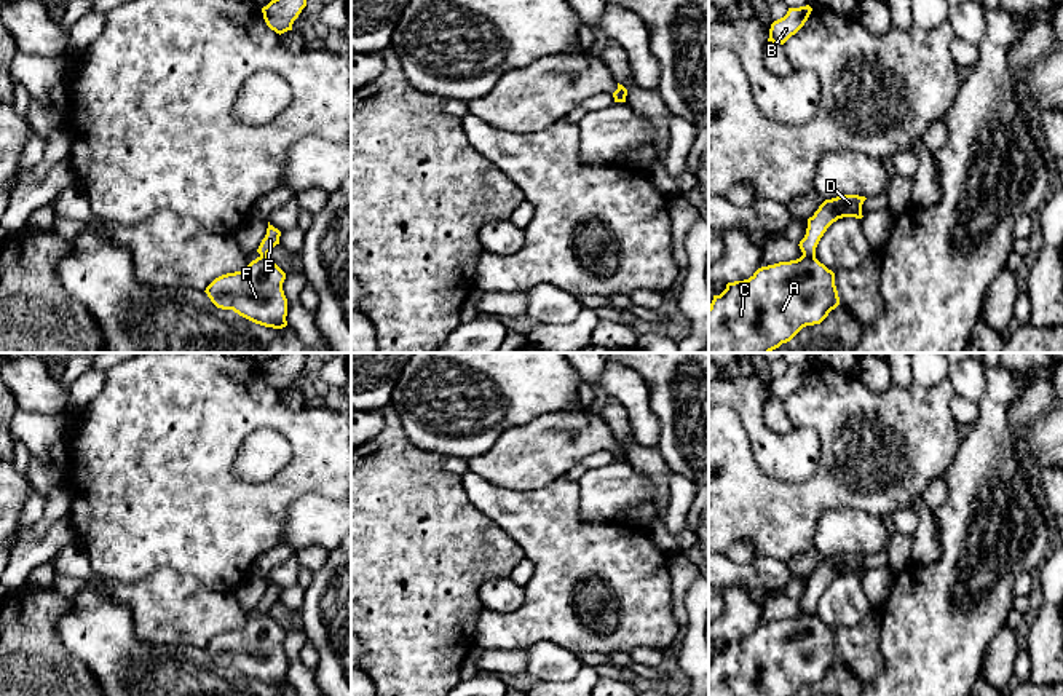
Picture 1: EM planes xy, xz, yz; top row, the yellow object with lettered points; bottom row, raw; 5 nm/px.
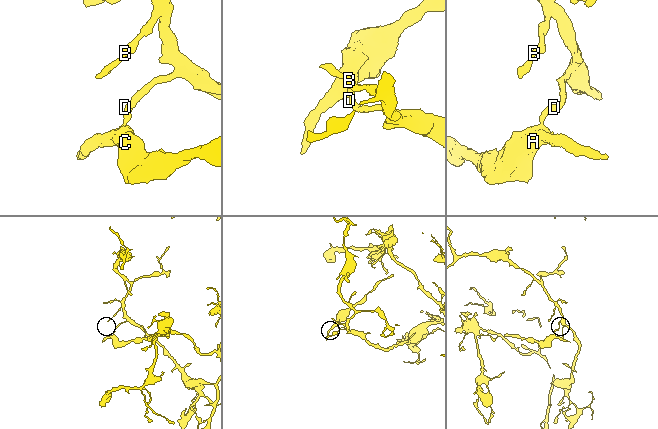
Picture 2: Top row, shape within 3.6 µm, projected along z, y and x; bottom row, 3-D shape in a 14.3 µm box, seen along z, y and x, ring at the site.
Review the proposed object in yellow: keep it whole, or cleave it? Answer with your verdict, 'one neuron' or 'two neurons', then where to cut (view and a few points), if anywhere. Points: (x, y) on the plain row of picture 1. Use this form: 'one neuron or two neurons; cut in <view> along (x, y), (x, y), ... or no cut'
two neurons; cut in yz along (803, 612), (814, 615)

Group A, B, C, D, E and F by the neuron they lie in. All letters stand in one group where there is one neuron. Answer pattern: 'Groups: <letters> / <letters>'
Groups: A C F / B D E

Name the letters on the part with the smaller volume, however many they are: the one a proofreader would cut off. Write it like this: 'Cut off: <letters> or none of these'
Cut off: A, C, F

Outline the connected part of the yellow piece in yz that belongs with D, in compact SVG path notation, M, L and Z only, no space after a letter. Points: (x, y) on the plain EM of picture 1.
M843 552L825 557L812 575L808 576L804 595L800 599L800 607L804 615L816 615L816 605L827 586L843 575L862 576L862 562L867 556L859 552Z

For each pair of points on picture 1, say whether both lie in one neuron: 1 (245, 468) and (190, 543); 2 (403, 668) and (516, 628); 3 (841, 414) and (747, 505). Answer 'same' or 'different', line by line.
1: different
2: different
3: same

